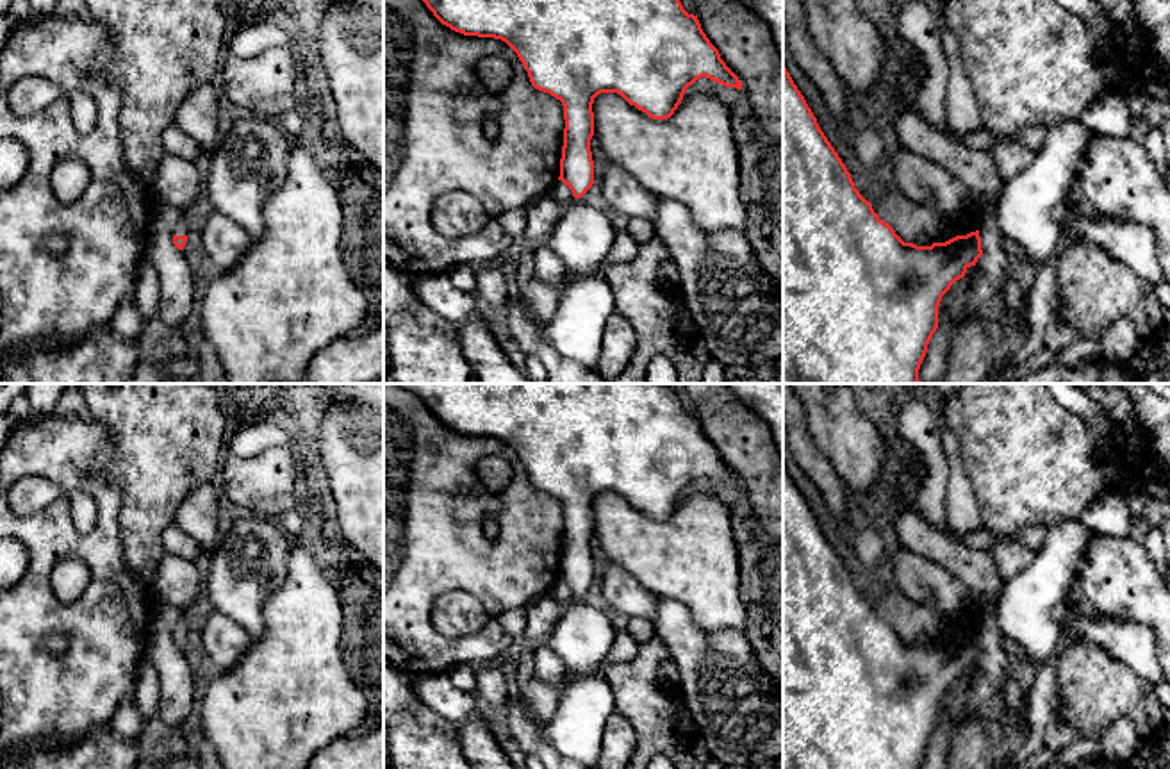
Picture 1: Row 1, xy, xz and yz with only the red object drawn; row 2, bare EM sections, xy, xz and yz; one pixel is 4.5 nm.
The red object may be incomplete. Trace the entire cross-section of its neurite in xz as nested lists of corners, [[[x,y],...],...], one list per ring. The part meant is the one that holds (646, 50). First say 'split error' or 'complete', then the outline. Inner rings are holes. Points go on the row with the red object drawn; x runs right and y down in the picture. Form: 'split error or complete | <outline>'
split error | [[[423,0],[433,16],[446,27],[464,36],[494,37],[505,41],[519,57],[535,89],[549,93],[564,105],[564,146],[560,177],[571,191],[573,200],[562,207],[546,246],[565,264],[567,280],[560,291],[558,307],[548,325],[544,339],[556,353],[599,373],[601,339],[606,321],[615,314],[615,300],[608,282],[599,275],[617,230],[610,219],[581,196],[594,184],[594,161],[590,139],[594,136],[594,98],[601,93],[617,93],[630,105],[653,120],[667,120],[674,114],[688,86],[706,77],[726,87],[744,89],[738,77],[721,59],[710,43],[697,16],[688,14],[680,0]]]

